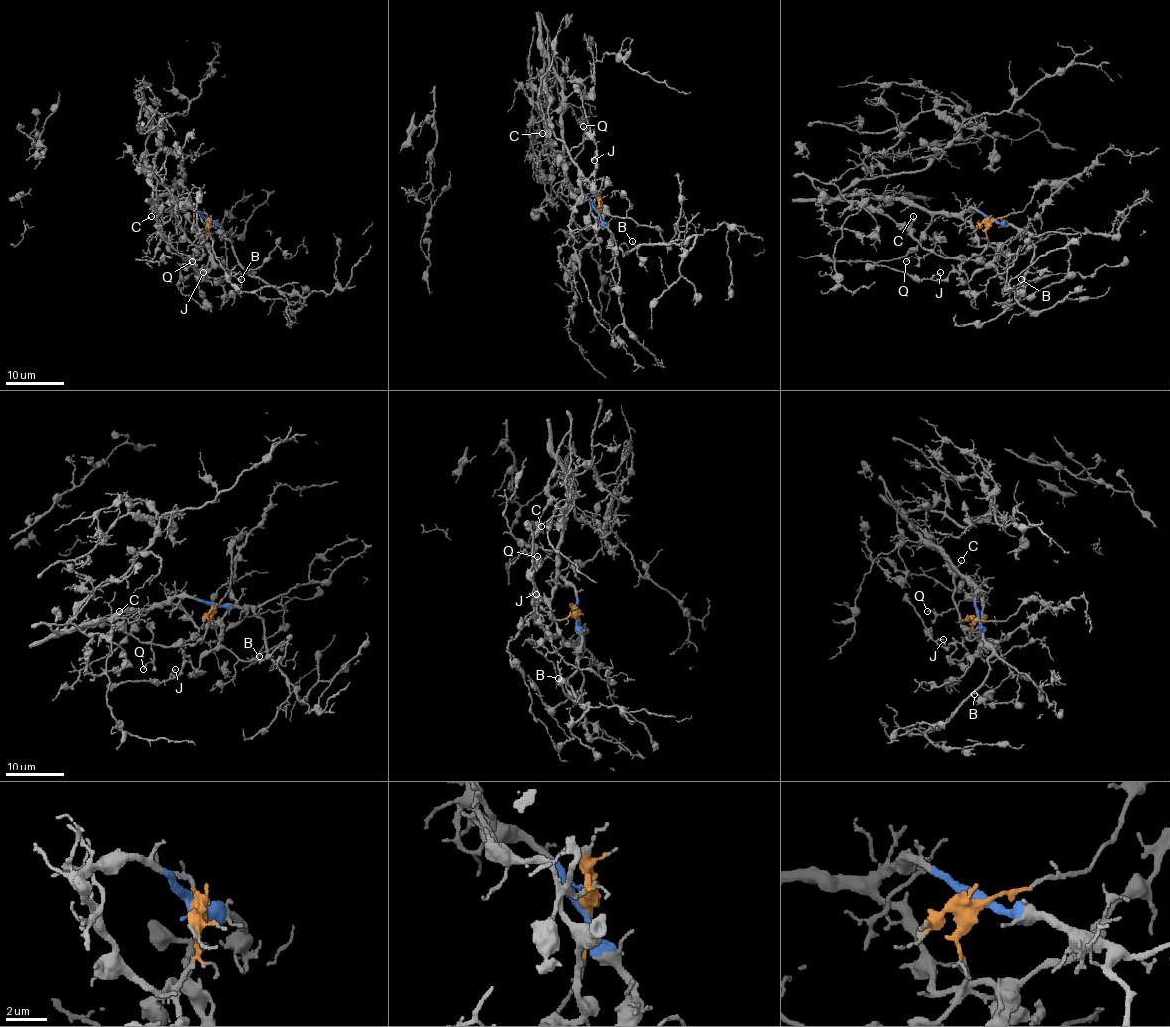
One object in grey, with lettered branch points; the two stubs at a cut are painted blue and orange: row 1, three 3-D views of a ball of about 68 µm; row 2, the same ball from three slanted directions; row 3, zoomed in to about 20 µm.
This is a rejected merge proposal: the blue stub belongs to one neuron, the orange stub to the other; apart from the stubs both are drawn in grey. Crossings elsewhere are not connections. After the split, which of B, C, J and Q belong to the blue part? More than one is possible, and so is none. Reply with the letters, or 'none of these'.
B

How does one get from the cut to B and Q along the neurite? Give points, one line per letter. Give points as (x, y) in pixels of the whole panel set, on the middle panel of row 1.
B: (598, 210), (614, 248), (626, 254), (636, 245), (631, 241)
Q: (598, 210), (599, 206), (593, 206), (595, 193), (568, 152), (583, 140), (583, 125)

